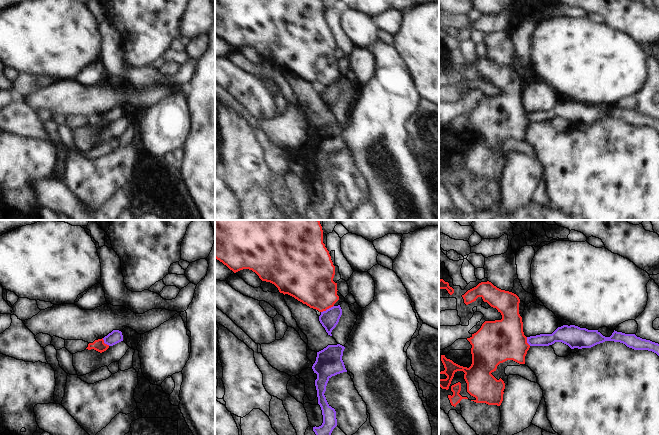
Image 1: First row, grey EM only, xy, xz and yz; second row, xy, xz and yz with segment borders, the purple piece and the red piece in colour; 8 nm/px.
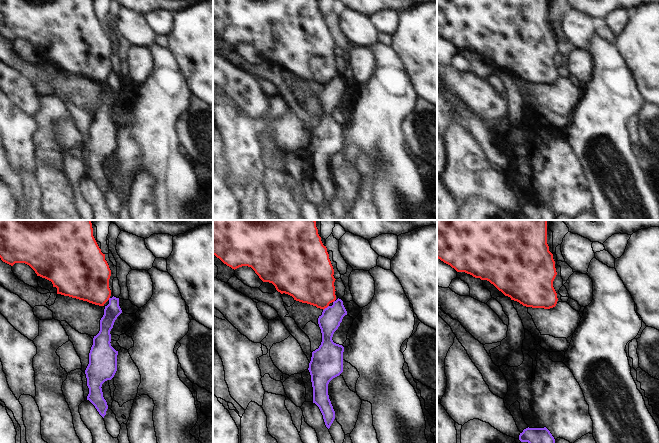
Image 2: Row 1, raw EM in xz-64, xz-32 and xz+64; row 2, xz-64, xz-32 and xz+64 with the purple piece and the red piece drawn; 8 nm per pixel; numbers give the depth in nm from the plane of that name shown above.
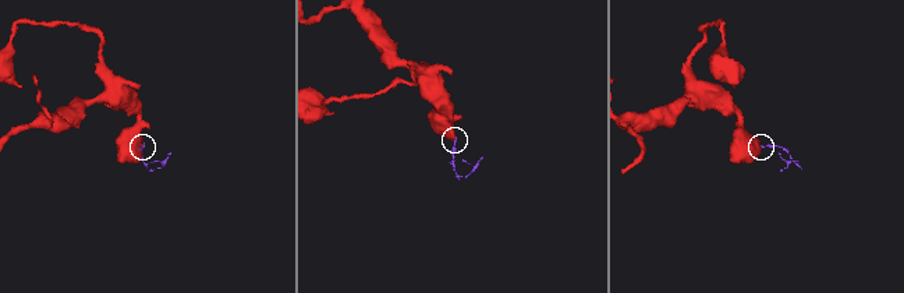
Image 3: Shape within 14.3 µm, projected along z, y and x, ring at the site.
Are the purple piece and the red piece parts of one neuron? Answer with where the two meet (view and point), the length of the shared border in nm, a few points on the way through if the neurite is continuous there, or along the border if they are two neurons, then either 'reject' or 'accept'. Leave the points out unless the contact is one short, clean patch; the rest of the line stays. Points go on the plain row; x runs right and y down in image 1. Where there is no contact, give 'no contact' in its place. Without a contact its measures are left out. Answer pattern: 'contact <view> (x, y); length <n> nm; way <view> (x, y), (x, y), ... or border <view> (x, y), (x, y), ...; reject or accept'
contact xz (327, 85); length 120 nm; border xz (333, 81), (321, 88); reject

